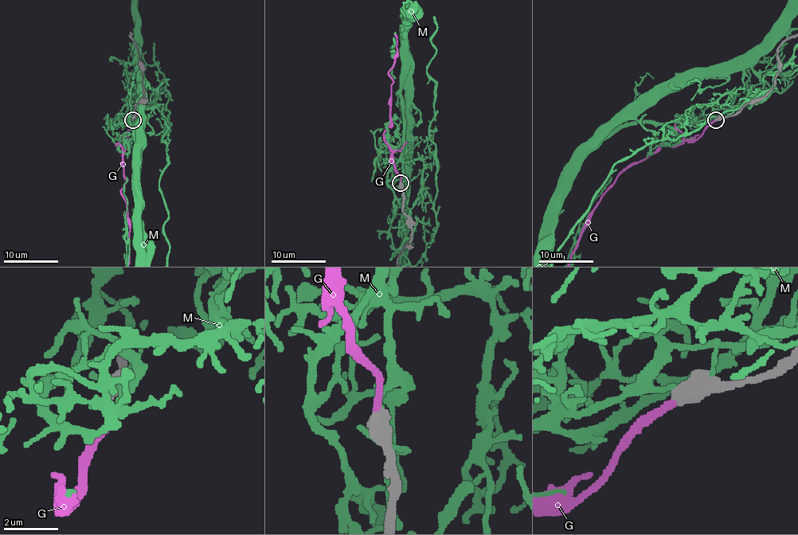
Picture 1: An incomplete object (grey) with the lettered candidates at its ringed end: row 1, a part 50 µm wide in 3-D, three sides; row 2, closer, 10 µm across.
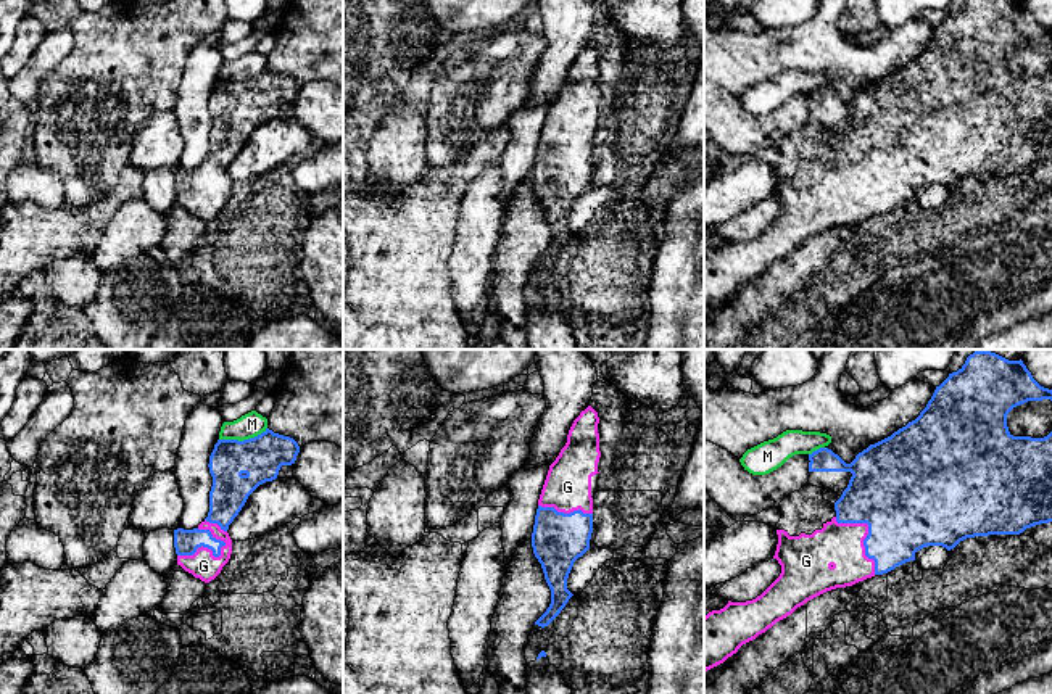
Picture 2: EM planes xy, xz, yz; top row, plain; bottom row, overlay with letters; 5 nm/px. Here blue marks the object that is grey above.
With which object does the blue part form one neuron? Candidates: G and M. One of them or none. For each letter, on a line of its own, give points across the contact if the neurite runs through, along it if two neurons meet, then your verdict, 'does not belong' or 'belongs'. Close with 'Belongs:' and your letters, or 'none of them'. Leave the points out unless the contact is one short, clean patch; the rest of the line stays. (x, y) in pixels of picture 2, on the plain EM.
G: belongs
M: does not belong
Belongs: G

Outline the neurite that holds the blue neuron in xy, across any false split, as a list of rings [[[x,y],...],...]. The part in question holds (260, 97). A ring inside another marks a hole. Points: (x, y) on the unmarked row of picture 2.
[[[266,68],[250,79],[217,79],[209,95],[213,126],[208,156],[193,169],[174,169],[177,204],[205,222],[214,219],[232,193],[229,164],[248,135],[277,118],[282,105],[292,105],[298,82]]]

